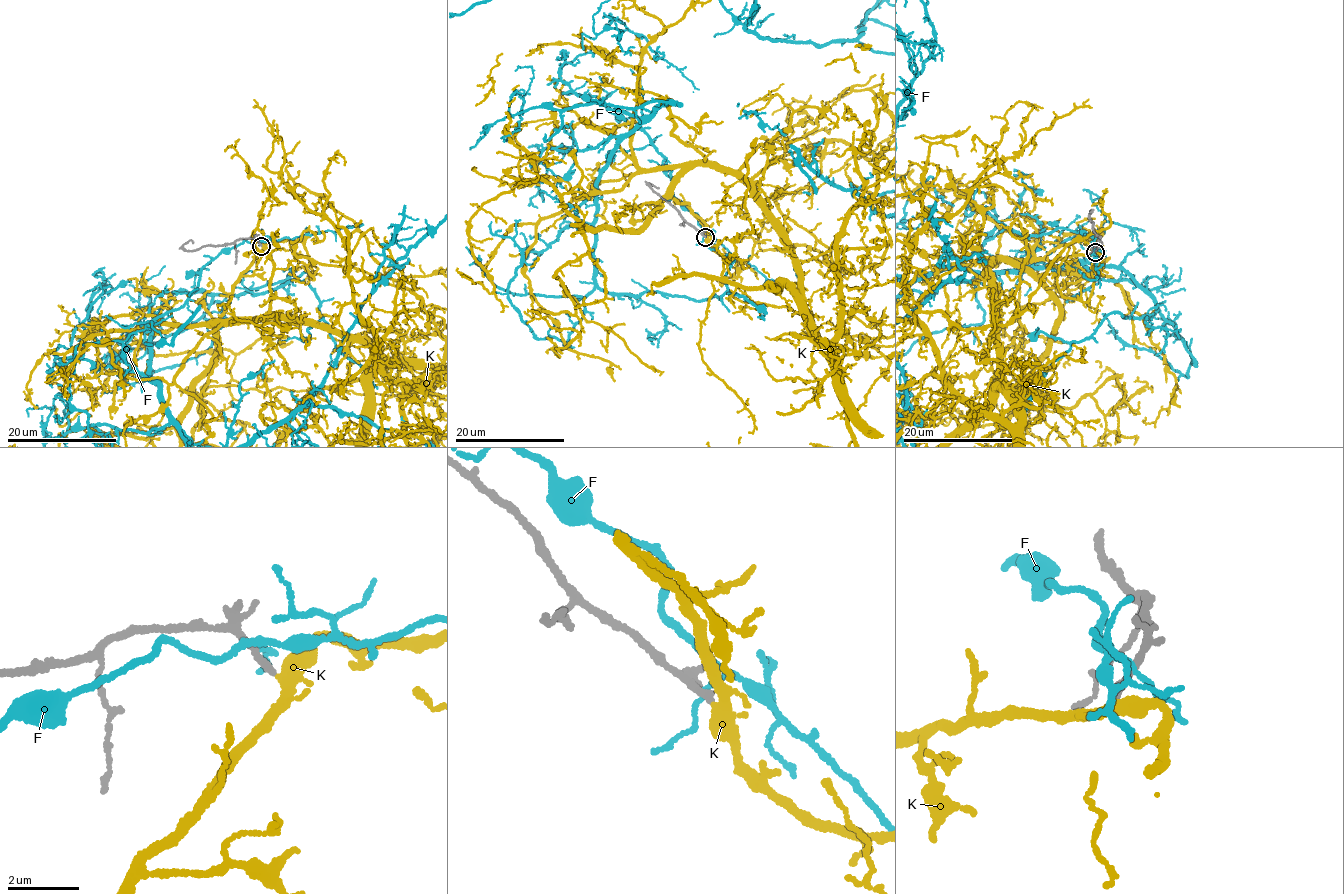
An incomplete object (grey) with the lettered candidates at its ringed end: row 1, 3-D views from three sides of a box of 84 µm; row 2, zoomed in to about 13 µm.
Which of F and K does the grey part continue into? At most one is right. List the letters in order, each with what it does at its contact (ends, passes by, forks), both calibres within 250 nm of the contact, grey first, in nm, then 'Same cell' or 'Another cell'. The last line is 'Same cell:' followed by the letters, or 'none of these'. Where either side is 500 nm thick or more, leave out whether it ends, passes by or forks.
F: It forks there. Thickness 160 nm (grey) against 100 nm. Another cell
K: It forks there. Thickness 200 nm (grey) against 320 nm. Same cell
Same cell: K

